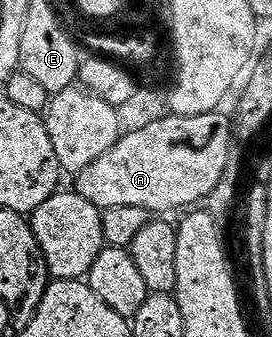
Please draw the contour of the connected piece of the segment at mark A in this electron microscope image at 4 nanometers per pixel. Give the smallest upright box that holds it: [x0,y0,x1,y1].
[73,113,233,213]

